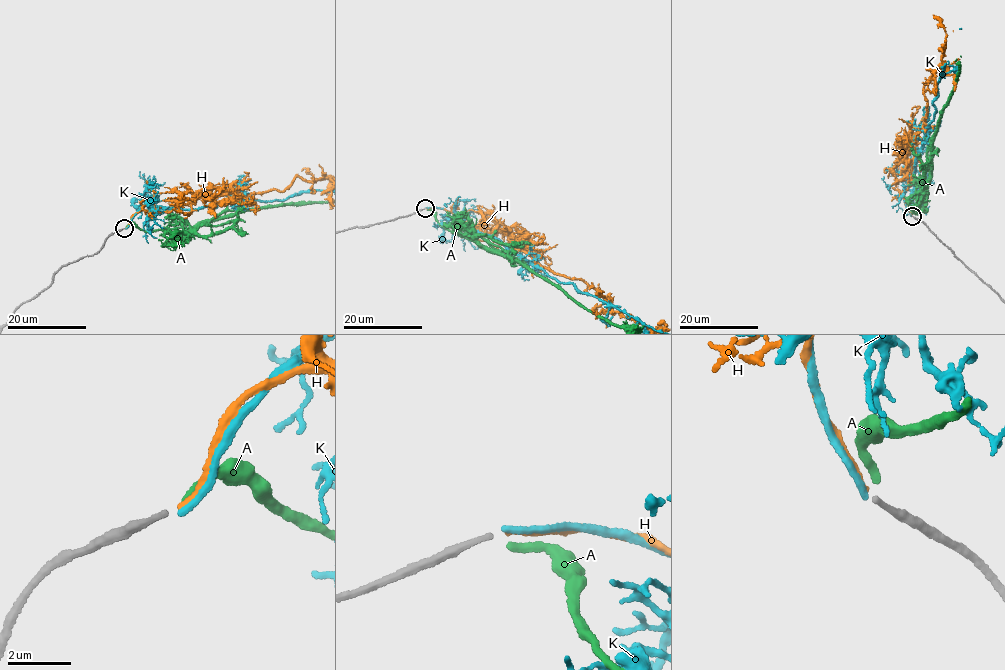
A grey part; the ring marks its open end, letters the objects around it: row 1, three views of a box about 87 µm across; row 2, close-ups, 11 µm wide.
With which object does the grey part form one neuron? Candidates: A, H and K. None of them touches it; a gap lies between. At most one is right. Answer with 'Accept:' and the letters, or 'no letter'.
Accept: H

